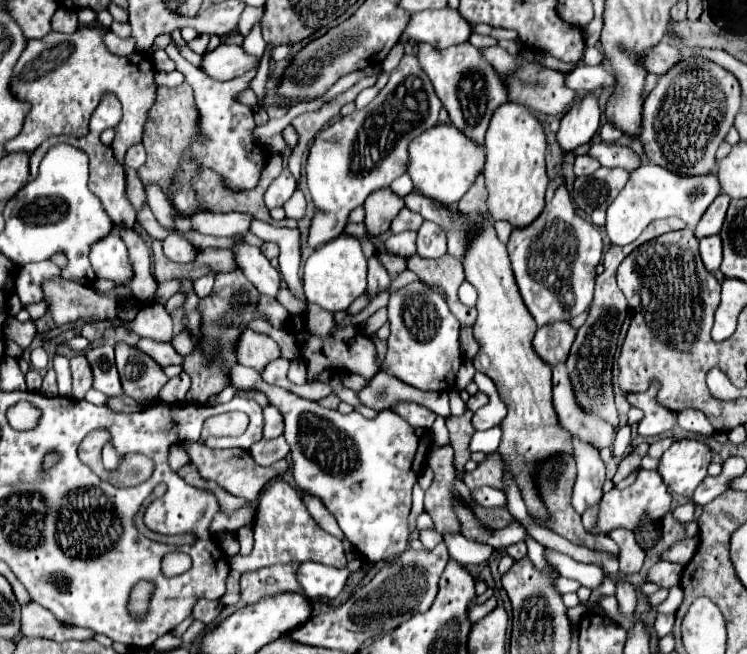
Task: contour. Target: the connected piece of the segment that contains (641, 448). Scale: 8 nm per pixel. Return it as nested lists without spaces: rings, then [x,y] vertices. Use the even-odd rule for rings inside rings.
[[[639,444],[637,448],[633,448],[631,450],[631,454],[627,454],[623,460],[621,460],[621,464],[619,464],[619,468],[621,468],[621,472],[623,474],[629,474],[631,470],[635,470],[635,468],[639,468],[639,464],[641,464],[641,458],[647,454],[647,450],[649,450],[649,444]]]

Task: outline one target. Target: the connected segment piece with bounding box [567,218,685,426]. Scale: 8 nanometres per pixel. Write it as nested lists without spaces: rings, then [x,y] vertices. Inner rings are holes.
[[[667,218],[667,220],[653,220],[645,230],[643,234],[619,248],[619,246],[611,246],[603,258],[603,266],[605,266],[605,272],[601,276],[597,276],[597,284],[595,284],[595,300],[591,304],[591,312],[589,312],[589,318],[587,322],[579,328],[577,332],[577,338],[573,342],[573,348],[571,348],[571,354],[567,358],[567,368],[569,368],[569,376],[571,376],[571,382],[573,382],[573,388],[575,388],[575,394],[577,394],[577,402],[583,404],[583,408],[589,408],[591,412],[597,412],[601,418],[609,420],[613,426],[619,424],[619,418],[617,418],[617,410],[615,410],[615,402],[613,402],[613,388],[611,388],[611,366],[613,366],[613,356],[615,356],[615,350],[617,350],[617,336],[619,336],[619,330],[621,330],[621,324],[627,316],[627,300],[623,296],[623,292],[619,290],[617,286],[617,280],[615,280],[615,272],[617,272],[617,266],[621,264],[621,260],[633,252],[637,246],[649,242],[651,238],[655,236],[661,236],[665,232],[671,232],[671,230],[681,230],[685,228],[683,220],[679,218]]]

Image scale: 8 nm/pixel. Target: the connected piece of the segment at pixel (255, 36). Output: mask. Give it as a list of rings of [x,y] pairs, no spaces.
[[[257,24],[257,26],[251,30],[251,34],[245,38],[243,48],[247,48],[249,54],[257,56],[257,62],[261,62],[261,56],[263,56],[263,50],[265,50],[265,40],[263,40],[263,36],[261,36],[261,26],[259,26],[259,24]]]

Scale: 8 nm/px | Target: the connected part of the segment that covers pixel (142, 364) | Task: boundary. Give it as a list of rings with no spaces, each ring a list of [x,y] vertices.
[[[117,344],[115,358],[123,392],[131,398],[157,398],[169,380],[153,358],[129,344]]]

